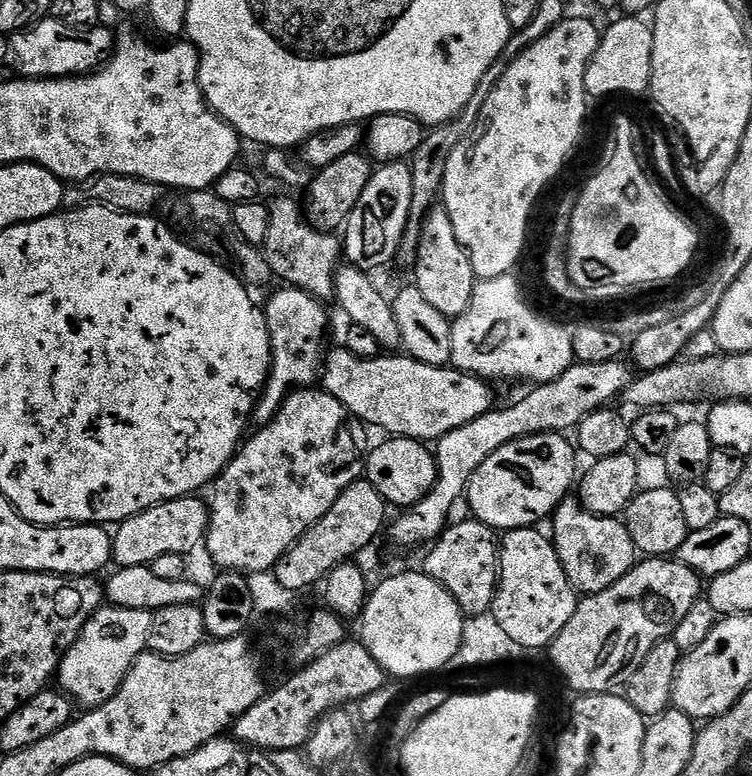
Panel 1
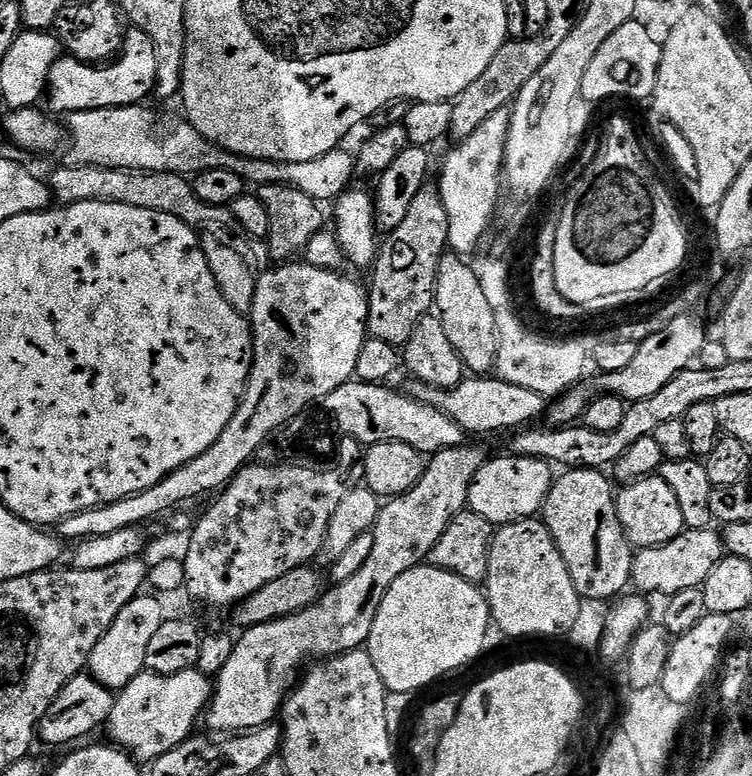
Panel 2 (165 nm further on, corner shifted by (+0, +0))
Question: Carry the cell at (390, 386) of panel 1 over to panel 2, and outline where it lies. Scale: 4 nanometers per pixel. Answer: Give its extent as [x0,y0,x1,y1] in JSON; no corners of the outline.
[410,374,546,433]

